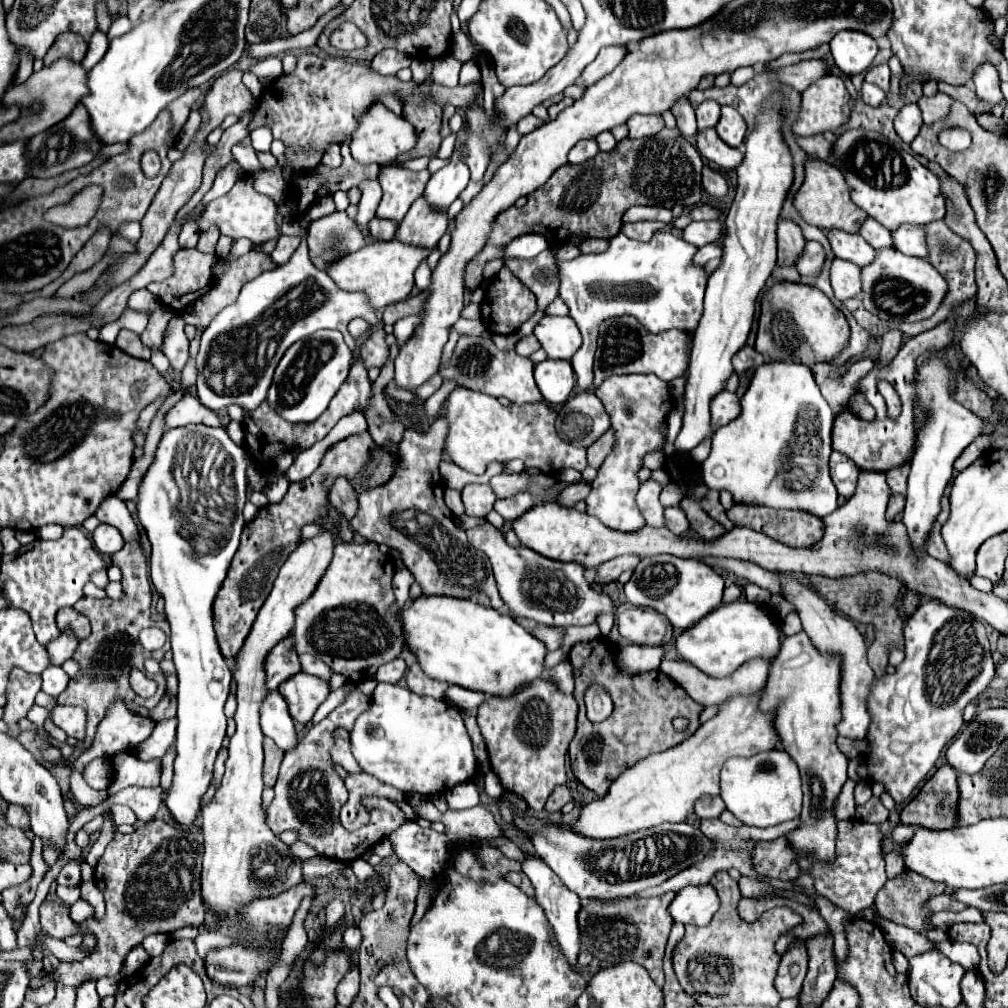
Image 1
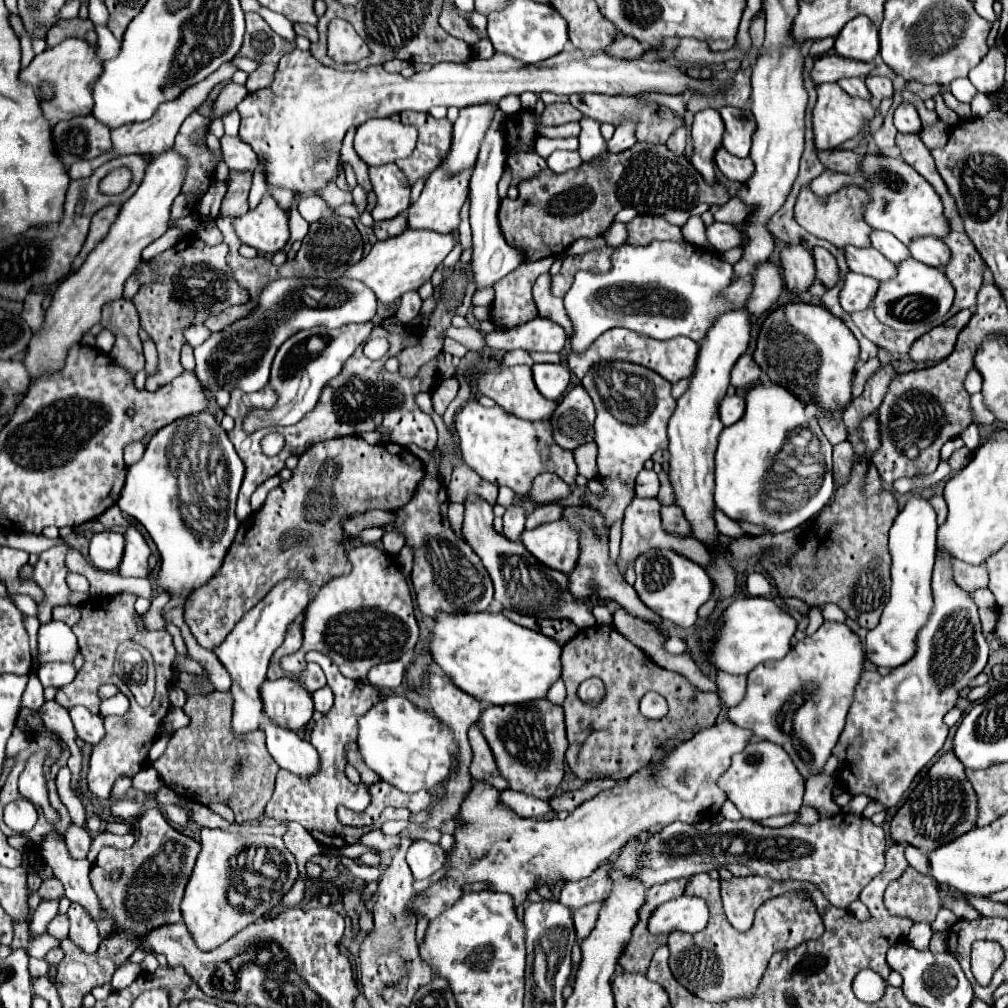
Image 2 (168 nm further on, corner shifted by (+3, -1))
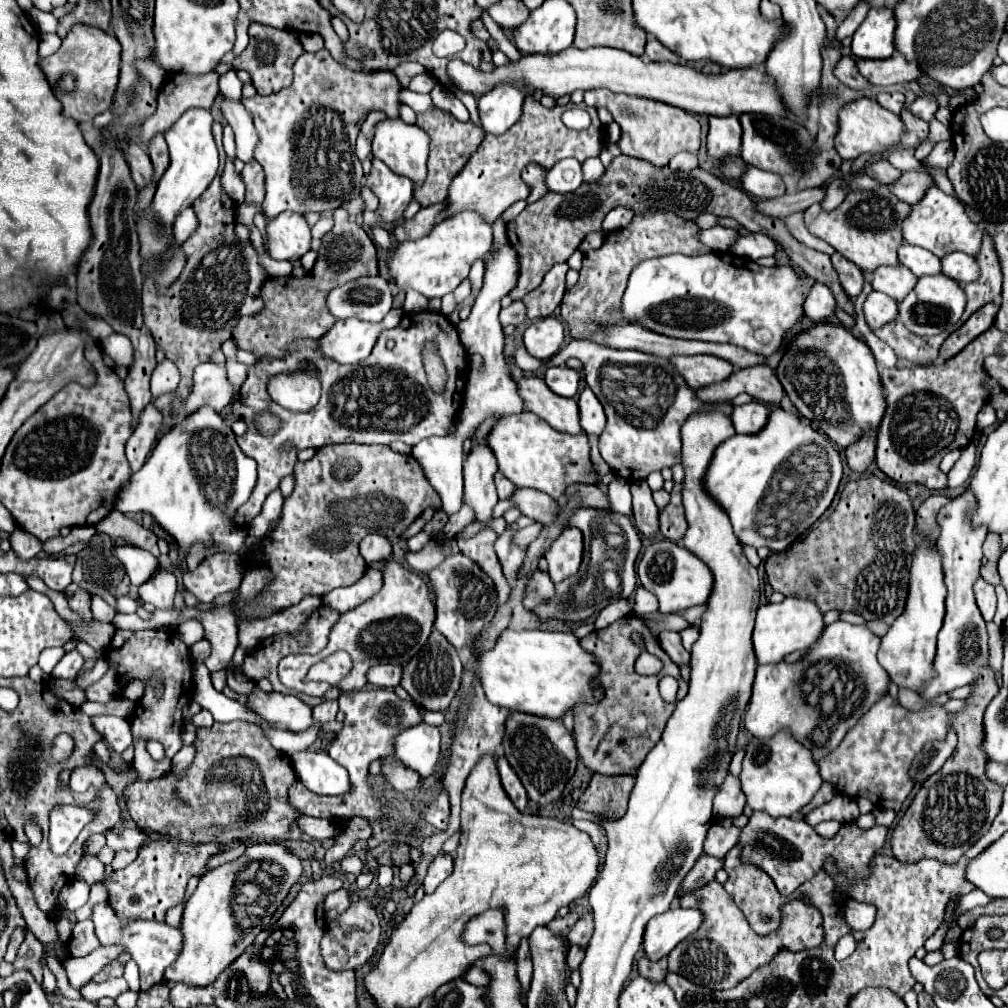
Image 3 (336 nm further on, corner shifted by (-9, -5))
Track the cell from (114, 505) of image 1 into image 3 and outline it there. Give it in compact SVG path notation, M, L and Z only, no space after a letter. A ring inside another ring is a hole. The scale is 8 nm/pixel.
M158 570L158 574L148 580L146 584L142 584L138 588L140 592L140 600L142 602L150 602L156 608L164 608L168 610L174 602L174 594L176 594L176 578L174 574L170 574L168 570Z

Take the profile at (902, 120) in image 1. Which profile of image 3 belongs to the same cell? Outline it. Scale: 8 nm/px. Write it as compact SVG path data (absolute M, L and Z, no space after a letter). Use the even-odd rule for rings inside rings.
M934 96L916 98L916 100L914 100L914 104L910 106L910 110L912 110L912 114L916 114L916 116L920 116L922 120L930 122L930 120L934 118L936 110L938 110L938 100L936 100Z

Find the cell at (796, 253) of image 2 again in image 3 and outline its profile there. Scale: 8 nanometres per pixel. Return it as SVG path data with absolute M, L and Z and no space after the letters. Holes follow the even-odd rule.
M816 282L804 302L804 310L806 310L806 316L816 324L832 318L836 314L836 300L828 290L828 286Z

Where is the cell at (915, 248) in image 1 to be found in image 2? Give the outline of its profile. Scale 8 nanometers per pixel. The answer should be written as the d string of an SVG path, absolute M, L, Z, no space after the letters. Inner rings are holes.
M924 236L924 238L914 238L908 244L910 256L922 264L940 268L948 262L950 252L946 248L946 244L940 238L932 238L932 236Z

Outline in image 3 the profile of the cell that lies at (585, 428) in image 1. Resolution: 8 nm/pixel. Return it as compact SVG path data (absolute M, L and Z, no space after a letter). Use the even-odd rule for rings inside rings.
M588 386L582 390L578 406L580 406L580 424L584 432L600 436L606 426L606 414L602 410L602 404L598 402L598 398L592 394Z

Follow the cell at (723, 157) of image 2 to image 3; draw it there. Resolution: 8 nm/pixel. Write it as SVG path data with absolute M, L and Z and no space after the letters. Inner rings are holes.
M754 166L746 168L746 172L742 176L742 188L746 192L750 192L754 198L766 198L766 200L778 198L786 192L782 176L758 170Z

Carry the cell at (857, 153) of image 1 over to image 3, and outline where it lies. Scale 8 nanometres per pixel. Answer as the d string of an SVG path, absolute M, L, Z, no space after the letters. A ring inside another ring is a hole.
M930 188L922 202L912 206L910 216L902 224L902 234L908 244L916 244L920 248L930 250L938 258L944 258L948 252L964 252L976 256L982 246L984 230L980 230L964 212L964 206L958 198L944 194L940 188Z

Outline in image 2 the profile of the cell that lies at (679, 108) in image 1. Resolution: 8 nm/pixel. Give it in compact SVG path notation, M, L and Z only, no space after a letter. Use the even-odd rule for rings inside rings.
M680 126L680 130L676 130L676 132L668 138L666 146L668 146L672 152L676 152L676 154L684 154L684 146L686 146L686 126Z

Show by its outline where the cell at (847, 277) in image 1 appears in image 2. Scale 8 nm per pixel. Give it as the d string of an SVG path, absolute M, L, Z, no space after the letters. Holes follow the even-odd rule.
M848 272L844 276L844 286L840 290L840 304L846 312L866 310L878 290L878 282L864 274Z

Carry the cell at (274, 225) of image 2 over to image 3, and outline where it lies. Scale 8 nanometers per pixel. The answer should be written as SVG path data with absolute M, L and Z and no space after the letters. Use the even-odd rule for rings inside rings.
M282 212L266 224L268 248L274 260L300 260L312 242L310 226L302 214Z

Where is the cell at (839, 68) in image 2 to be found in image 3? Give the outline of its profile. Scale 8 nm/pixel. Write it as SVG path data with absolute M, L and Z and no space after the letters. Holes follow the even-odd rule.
M900 52L884 60L858 60L858 70L864 78L868 78L868 82L880 86L904 84L910 80L918 80L924 74L916 62L906 60Z

